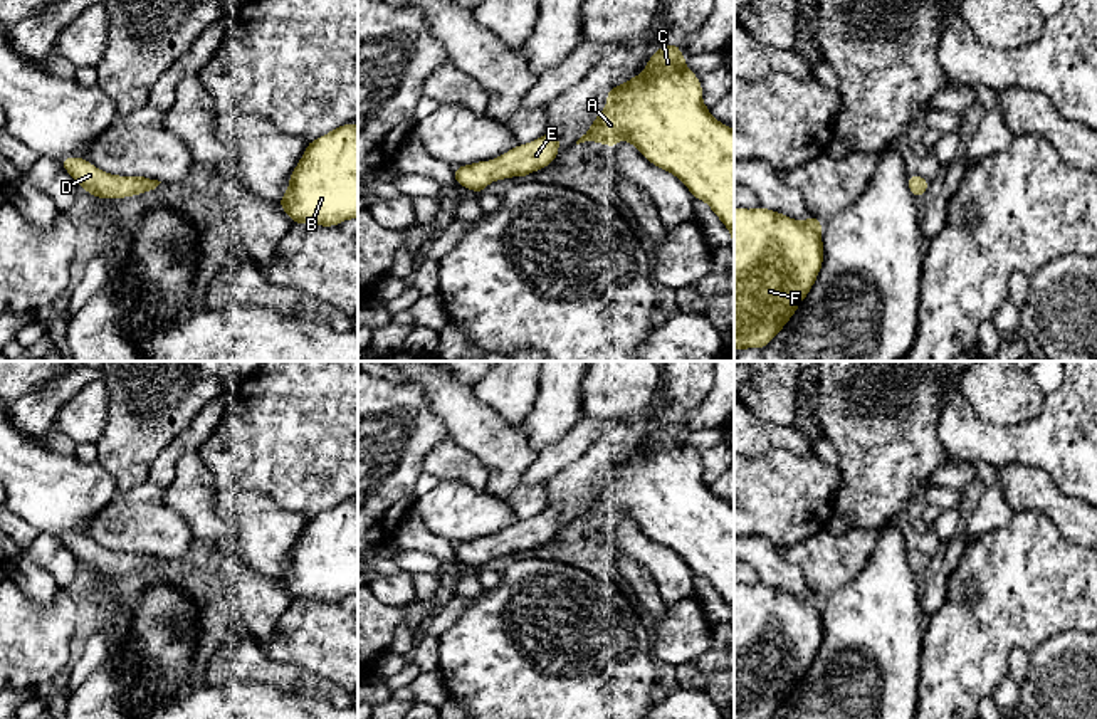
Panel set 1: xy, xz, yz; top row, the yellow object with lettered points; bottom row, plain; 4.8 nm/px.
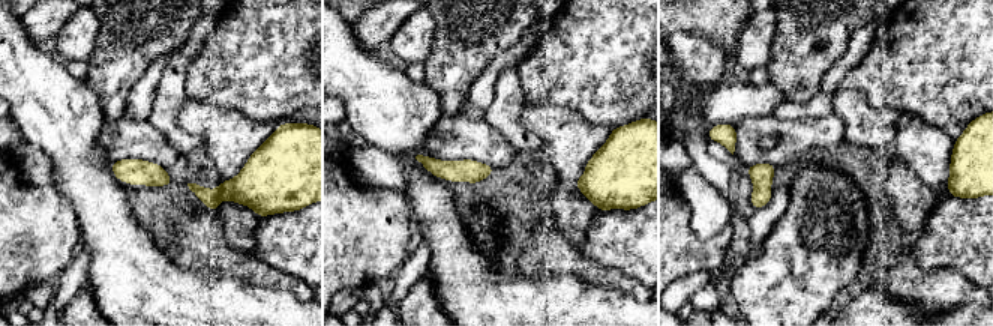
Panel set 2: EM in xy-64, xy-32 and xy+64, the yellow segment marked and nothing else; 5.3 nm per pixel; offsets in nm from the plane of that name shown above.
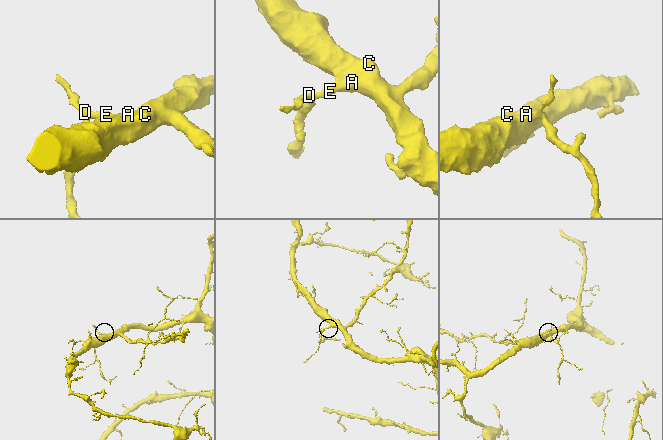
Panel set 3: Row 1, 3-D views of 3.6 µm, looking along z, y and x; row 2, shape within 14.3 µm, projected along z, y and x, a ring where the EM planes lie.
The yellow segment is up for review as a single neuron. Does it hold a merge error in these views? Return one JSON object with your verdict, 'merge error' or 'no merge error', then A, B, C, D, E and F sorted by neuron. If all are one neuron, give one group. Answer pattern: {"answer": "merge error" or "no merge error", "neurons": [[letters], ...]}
{"answer": "no merge error", "neurons": [["A", "B", "C", "D", "E", "F"]]}

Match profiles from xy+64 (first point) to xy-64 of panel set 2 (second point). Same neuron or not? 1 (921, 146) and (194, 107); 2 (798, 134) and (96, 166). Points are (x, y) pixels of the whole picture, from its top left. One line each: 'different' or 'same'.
1: same
2: different

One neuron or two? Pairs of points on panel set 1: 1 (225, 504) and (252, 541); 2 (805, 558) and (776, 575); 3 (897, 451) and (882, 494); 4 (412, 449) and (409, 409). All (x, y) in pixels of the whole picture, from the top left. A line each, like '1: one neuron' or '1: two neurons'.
1: one neuron
2: two neurons
3: one neuron
4: one neuron

